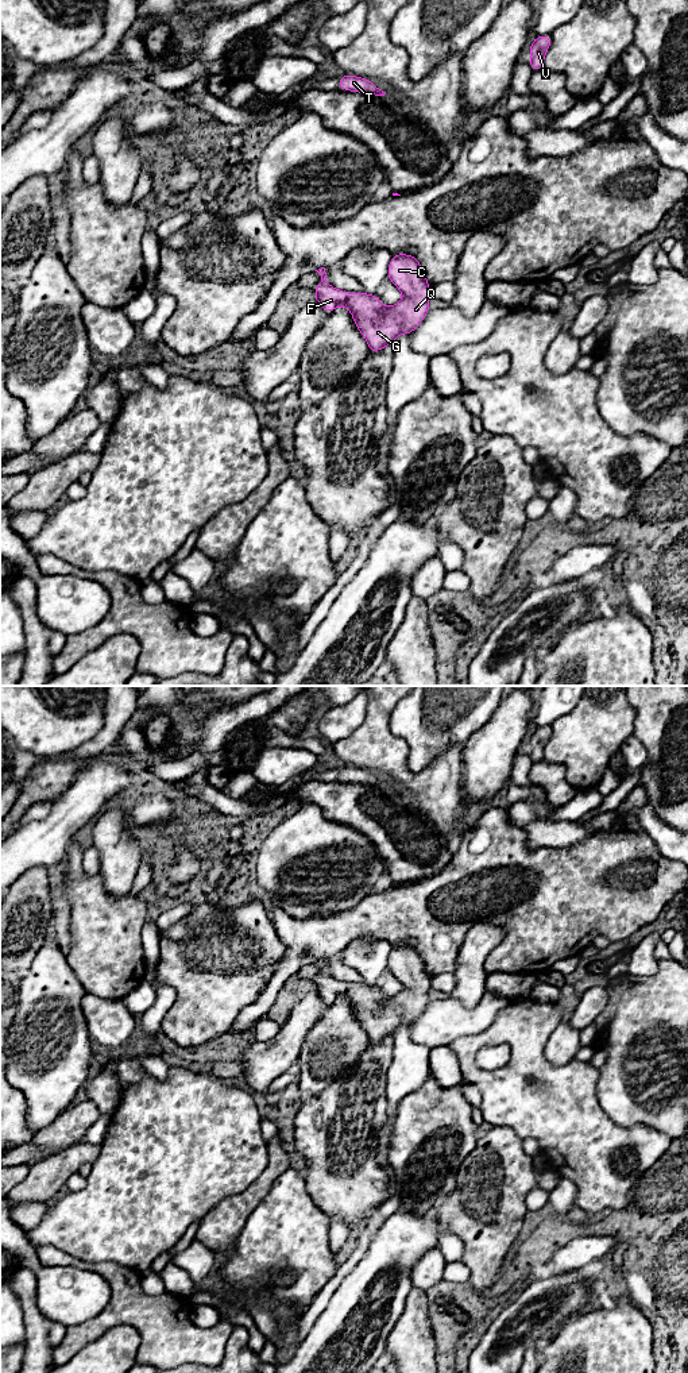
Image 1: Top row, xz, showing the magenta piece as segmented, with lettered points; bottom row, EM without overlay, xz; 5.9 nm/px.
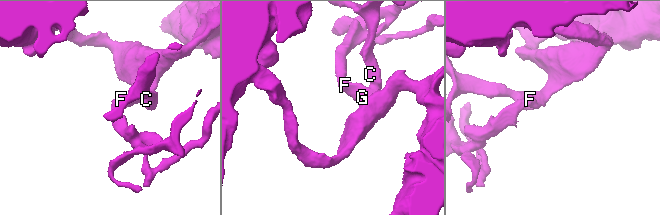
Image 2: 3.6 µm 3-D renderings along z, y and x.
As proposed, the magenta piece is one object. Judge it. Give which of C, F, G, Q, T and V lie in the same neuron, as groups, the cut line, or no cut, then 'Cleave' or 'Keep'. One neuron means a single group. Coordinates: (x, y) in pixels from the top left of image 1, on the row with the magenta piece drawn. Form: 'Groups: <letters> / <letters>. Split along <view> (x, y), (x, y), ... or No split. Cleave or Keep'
Groups: C F G Q T V. No split. Keep

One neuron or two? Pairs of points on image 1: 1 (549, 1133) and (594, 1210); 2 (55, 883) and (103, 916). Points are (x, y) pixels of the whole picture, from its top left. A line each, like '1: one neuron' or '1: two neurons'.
1: one neuron
2: two neurons

